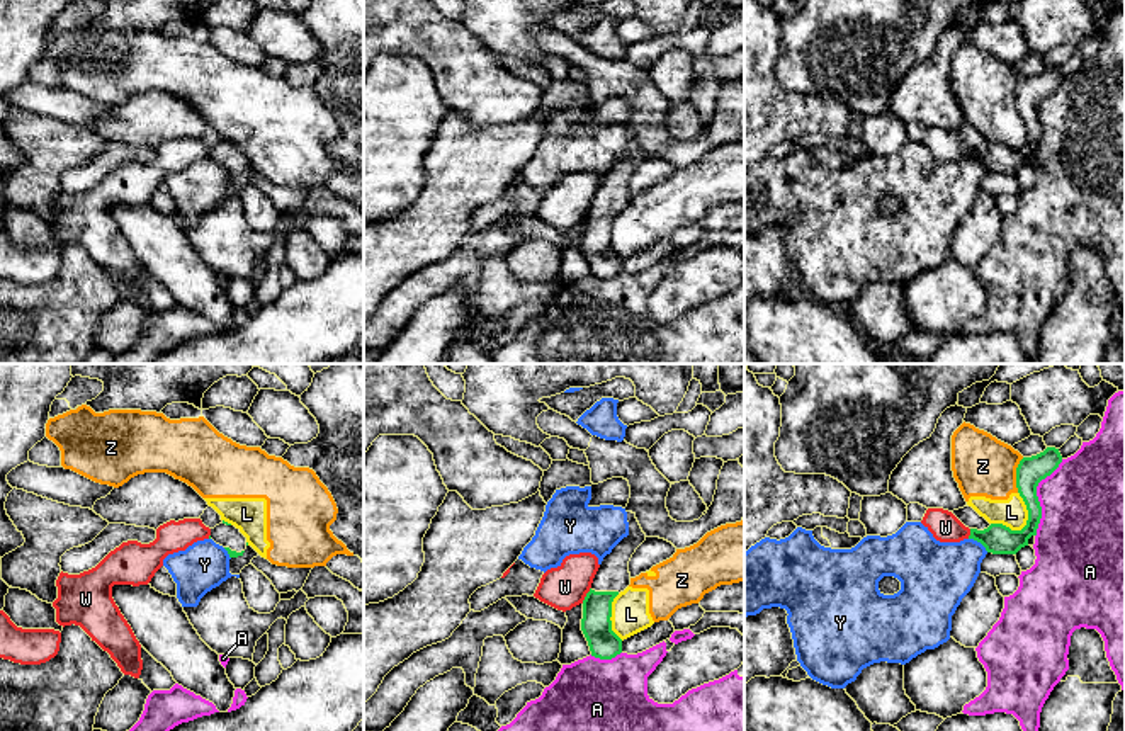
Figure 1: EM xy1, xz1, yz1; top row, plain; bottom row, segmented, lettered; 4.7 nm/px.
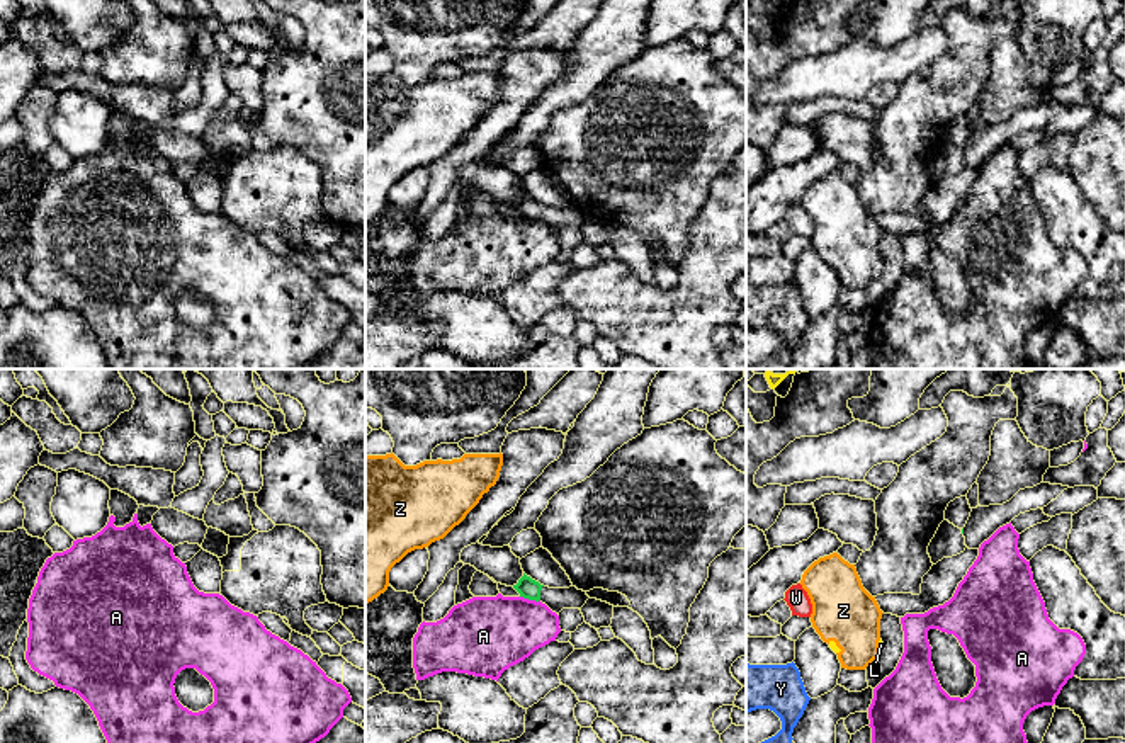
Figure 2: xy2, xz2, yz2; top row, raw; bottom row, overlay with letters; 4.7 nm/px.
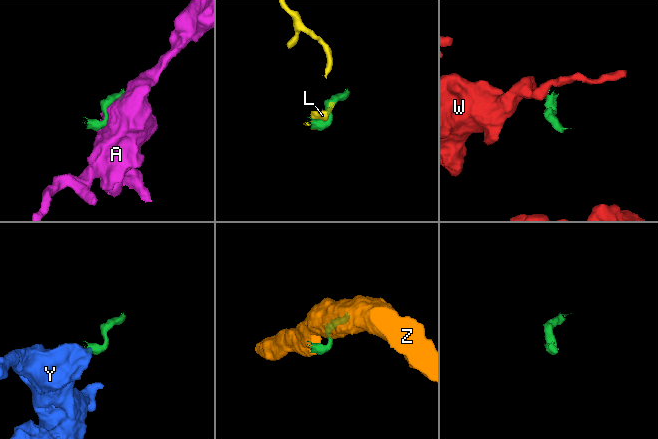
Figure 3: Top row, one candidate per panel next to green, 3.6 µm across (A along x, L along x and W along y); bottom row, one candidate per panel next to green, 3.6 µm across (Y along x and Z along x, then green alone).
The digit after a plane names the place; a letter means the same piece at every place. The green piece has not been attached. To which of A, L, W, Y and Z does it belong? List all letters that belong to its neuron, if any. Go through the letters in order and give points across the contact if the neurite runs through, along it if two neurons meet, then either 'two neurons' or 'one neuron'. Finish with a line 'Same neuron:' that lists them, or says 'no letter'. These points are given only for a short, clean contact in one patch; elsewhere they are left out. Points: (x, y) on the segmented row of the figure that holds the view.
A: two neurons
L: border yz1 (1018, 492), (1027, 510), (1027, 522), (1020, 529), (991, 524); two neurons
W: border xz1 (590, 587), (582, 602); two neurons
Y: border yz1 (969, 538), (976, 539), (988, 551); two neurons
Z: two neurons
Same neuron: no letter

